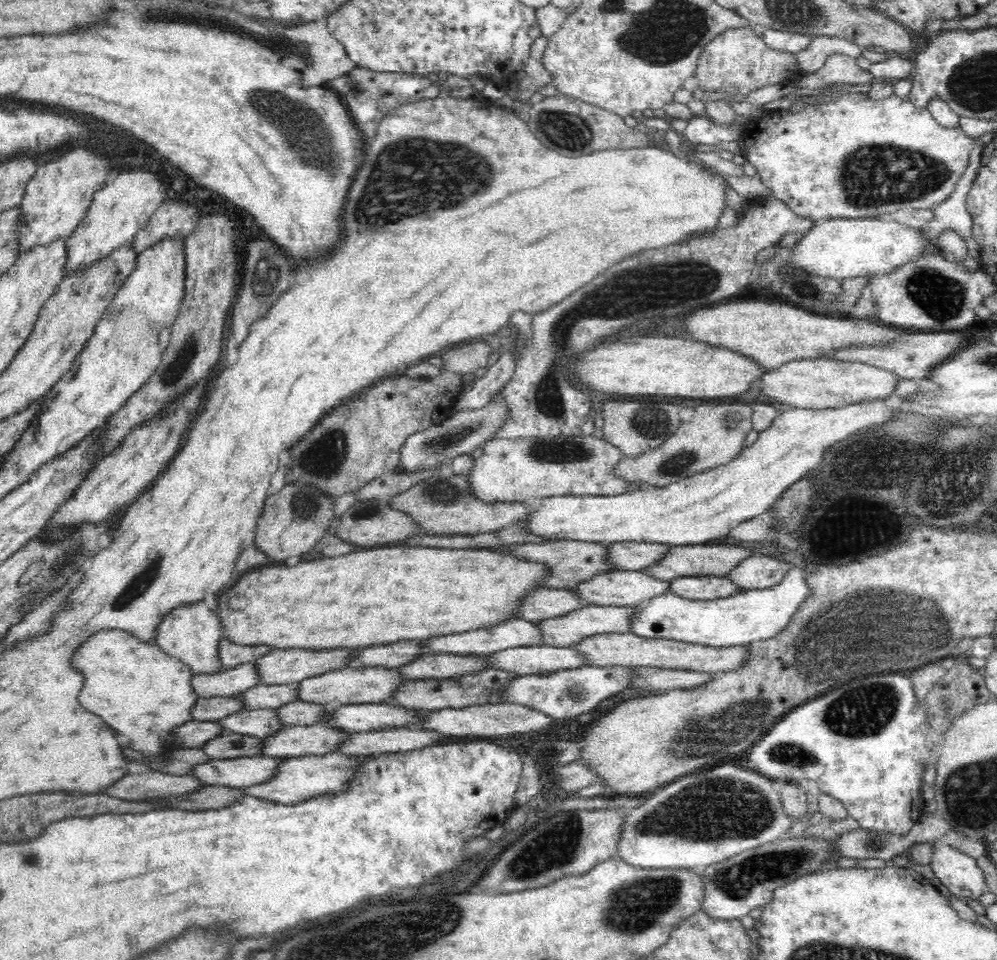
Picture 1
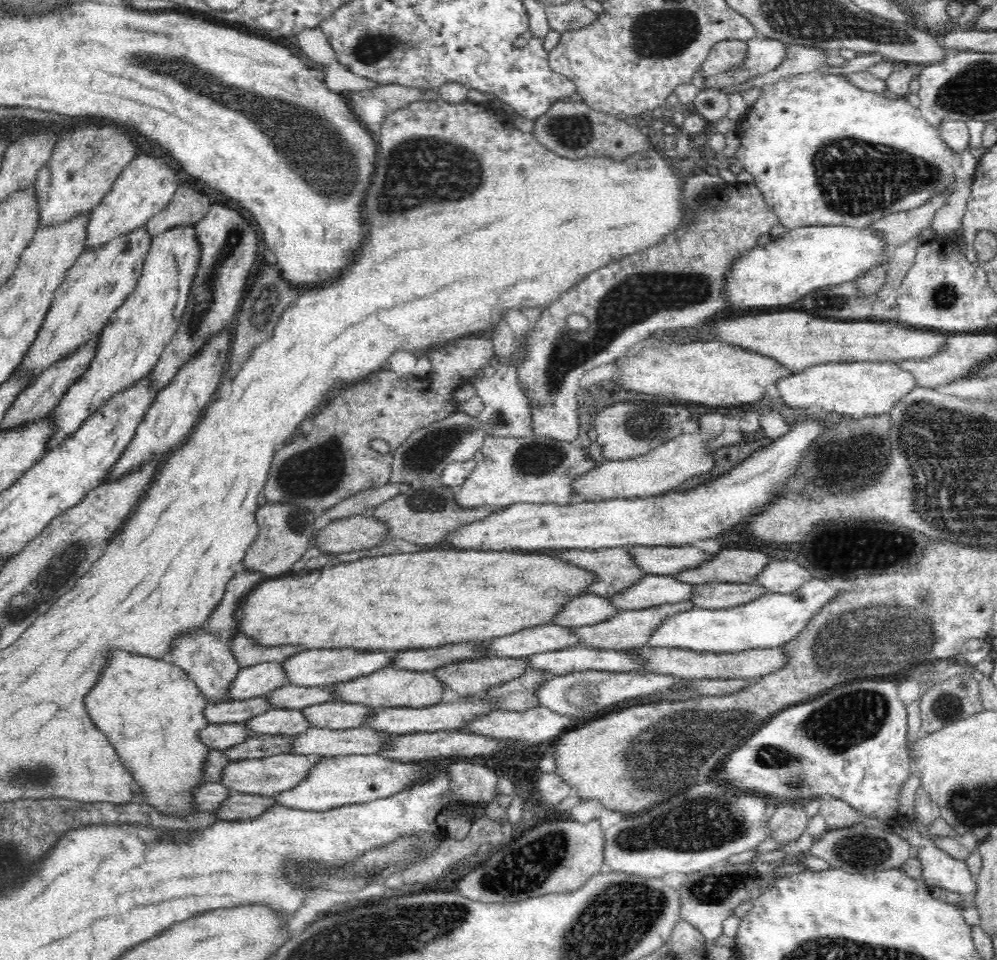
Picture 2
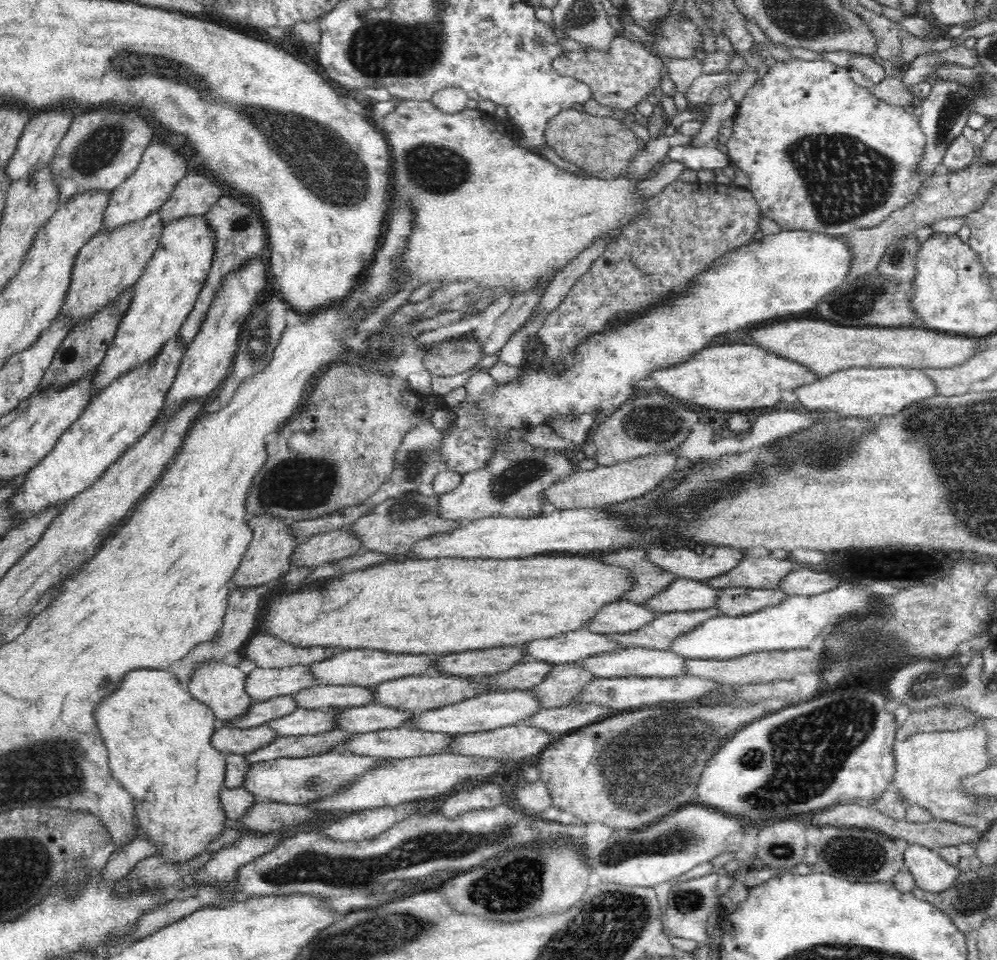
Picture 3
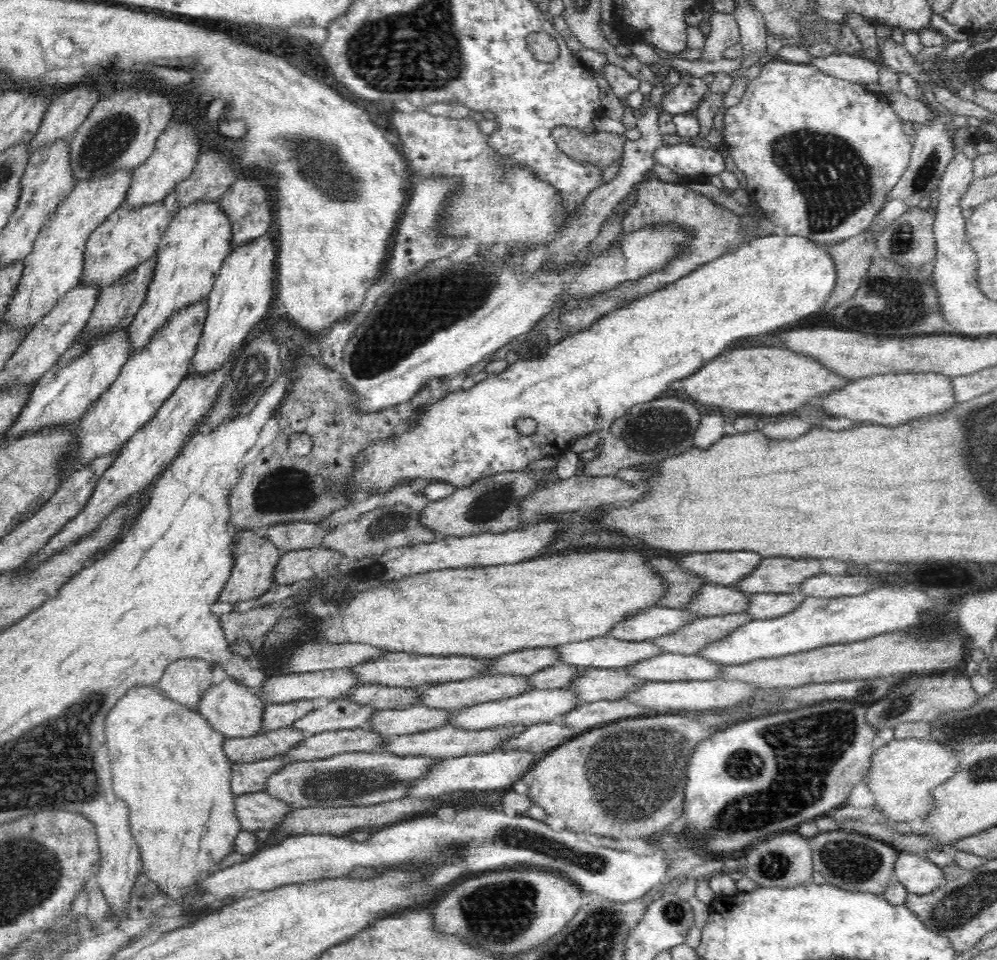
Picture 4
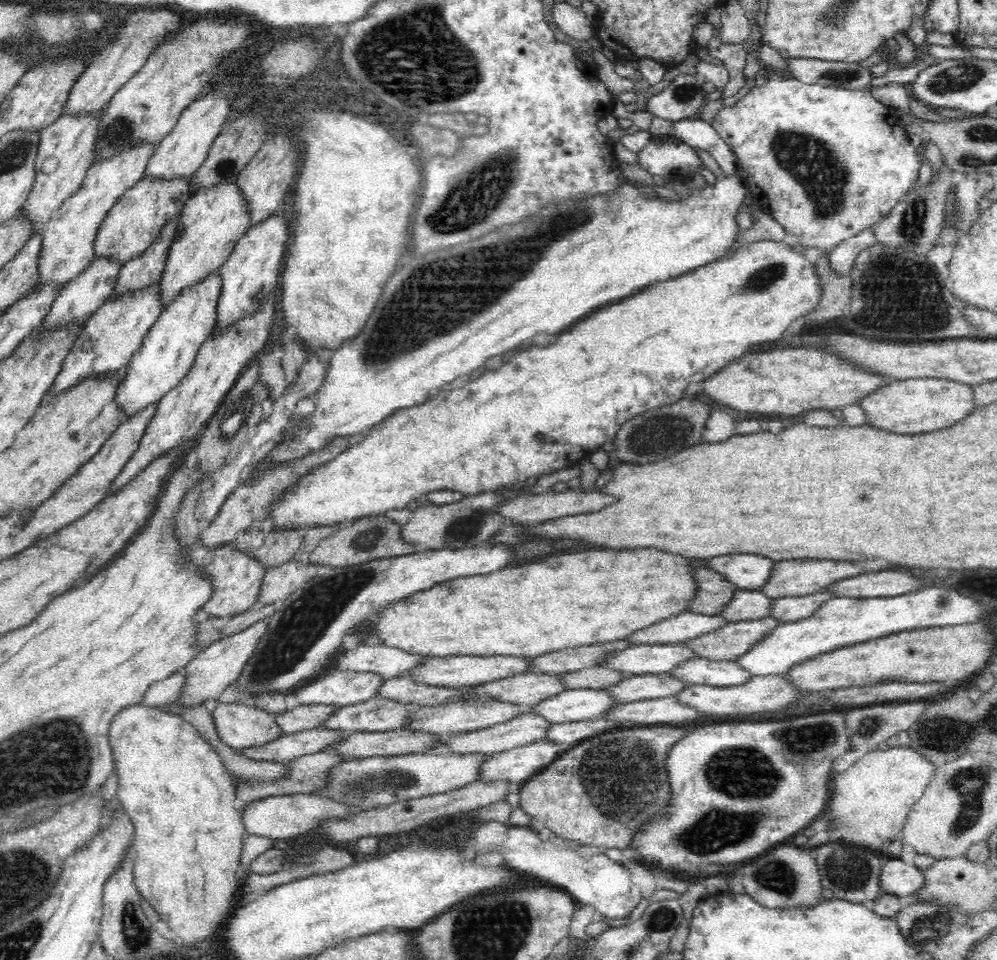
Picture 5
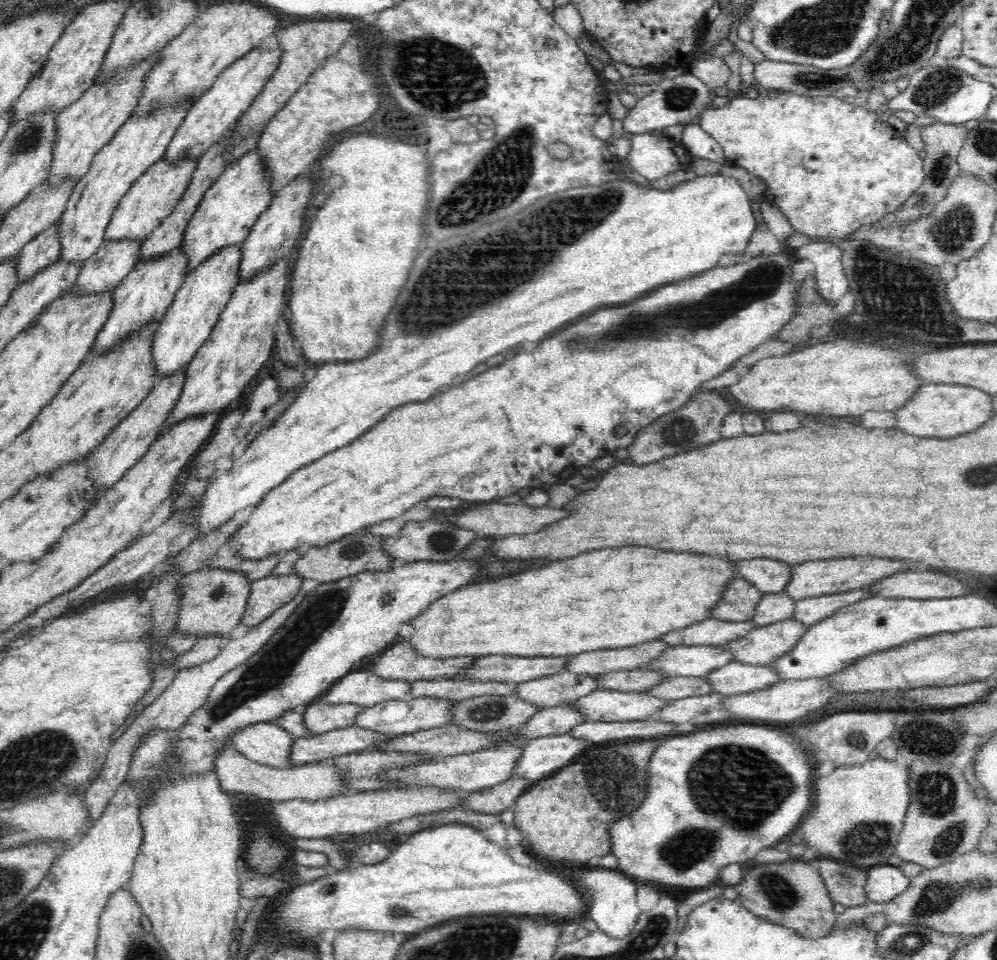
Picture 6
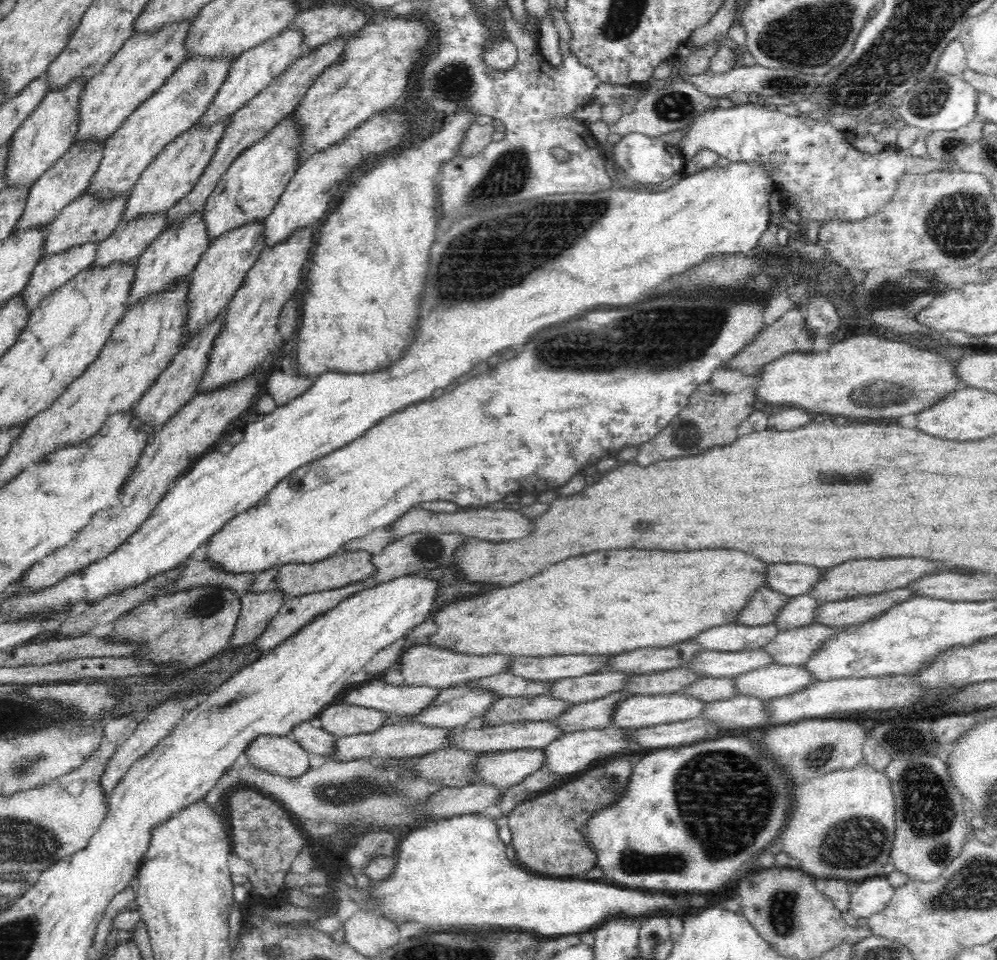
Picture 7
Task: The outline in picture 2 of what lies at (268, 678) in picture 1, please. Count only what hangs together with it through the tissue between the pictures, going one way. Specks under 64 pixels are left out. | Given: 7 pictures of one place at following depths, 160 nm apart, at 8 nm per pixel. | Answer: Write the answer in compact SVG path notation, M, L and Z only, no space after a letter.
M333 648L333 649L304 649L296 655L289 656L281 662L284 673L288 677L290 685L301 687L321 687L337 682L354 680L360 676L368 676L372 672L384 670L384 667L392 667L391 660L396 651L376 651L355 648Z

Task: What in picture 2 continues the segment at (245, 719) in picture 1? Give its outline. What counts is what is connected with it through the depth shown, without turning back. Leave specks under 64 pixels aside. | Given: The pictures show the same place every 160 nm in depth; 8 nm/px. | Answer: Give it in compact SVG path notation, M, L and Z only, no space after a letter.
M268 709L245 722L246 728L256 735L300 734L312 727L306 716L298 709Z

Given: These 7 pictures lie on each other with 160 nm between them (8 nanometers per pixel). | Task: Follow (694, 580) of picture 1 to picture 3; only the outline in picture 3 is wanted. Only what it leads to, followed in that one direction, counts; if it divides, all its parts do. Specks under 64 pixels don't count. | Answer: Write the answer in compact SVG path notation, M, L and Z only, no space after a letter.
M744 588L721 589L717 608L726 616L752 615L761 608L777 606L788 594L779 588Z

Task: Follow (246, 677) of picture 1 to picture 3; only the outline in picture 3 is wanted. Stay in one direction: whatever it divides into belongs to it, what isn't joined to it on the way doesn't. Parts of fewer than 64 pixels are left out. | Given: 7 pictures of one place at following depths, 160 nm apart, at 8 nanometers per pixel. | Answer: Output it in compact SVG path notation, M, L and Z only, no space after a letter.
M306 665L273 669L256 667L246 678L245 691L254 701L270 700L314 687L313 679L312 671Z

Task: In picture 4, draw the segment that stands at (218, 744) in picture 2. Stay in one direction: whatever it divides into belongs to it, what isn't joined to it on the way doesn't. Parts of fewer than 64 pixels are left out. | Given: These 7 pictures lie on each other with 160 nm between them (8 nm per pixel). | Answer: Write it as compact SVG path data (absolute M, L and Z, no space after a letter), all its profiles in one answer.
M291 726L269 730L244 738L224 737L223 751L232 763L256 762L257 760L279 756L298 744L305 735Z

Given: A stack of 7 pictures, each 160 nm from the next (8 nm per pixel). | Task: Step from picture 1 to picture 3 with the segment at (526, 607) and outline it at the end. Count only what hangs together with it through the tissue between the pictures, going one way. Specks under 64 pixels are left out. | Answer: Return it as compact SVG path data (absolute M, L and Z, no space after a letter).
M622 599L616 603L604 606L585 629L598 634L624 634L642 628L660 612L650 610L638 603Z

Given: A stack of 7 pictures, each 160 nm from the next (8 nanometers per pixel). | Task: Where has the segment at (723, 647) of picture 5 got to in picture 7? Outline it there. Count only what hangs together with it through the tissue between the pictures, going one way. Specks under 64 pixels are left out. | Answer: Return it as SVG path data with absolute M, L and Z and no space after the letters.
M812 623L806 627L789 628L780 631L775 639L761 649L780 665L802 665L822 646L828 637L835 635L841 627Z

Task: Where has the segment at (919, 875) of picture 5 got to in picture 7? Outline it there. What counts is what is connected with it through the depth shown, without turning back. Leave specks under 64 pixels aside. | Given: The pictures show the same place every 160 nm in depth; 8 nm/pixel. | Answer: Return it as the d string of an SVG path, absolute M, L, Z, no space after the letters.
M882 874L857 883L858 890L851 895L850 910L858 918L868 918L882 912L896 893L896 888Z

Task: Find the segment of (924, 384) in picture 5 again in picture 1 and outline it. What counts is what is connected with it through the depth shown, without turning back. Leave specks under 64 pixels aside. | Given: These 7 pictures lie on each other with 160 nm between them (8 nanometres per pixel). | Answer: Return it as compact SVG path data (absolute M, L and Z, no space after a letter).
M830 358L795 360L766 371L761 376L762 394L787 408L844 408L852 404L873 403L892 397L900 376L861 362L846 362Z

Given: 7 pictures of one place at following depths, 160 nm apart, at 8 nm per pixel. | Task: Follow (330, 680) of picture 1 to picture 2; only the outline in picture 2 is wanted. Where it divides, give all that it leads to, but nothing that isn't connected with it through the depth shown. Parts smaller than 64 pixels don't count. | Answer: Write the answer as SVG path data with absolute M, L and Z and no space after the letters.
M384 667L384 670L372 672L368 676L360 676L354 680L329 684L336 701L344 701L376 709L392 707L422 708L442 702L445 692L444 685L431 672L399 670L394 667Z

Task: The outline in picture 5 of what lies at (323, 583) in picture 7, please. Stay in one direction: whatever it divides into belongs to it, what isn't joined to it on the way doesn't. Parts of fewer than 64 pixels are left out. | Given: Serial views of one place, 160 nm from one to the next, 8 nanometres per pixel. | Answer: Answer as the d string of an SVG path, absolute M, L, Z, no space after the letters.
M385 514L362 518L359 522L340 526L333 536L323 539L309 556L309 562L318 566L349 567L374 559L388 559L393 556L412 554L415 550L410 543L400 539L402 526L390 521Z

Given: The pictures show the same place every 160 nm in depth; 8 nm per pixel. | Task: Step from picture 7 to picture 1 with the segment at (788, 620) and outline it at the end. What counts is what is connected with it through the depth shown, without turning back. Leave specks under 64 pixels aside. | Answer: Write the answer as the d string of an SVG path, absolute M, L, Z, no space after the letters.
M618 570L606 571L592 579L585 580L578 587L571 588L582 600L592 605L607 607L633 607L648 602L658 595L670 594L669 581L658 580L642 571Z

